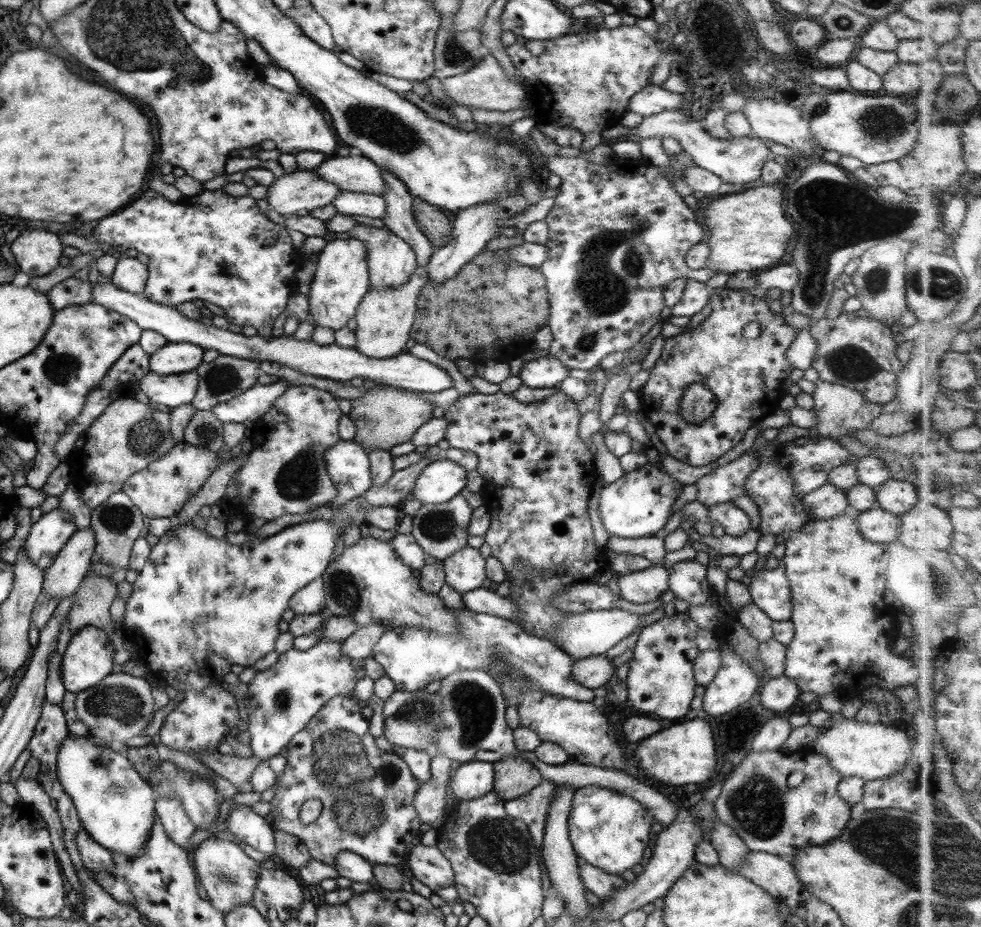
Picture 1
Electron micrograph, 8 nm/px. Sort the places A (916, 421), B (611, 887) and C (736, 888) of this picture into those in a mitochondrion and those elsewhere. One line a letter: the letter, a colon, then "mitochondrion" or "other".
A: other
B: other
C: other

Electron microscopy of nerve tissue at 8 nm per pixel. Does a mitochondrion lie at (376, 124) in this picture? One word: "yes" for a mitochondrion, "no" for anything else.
yes

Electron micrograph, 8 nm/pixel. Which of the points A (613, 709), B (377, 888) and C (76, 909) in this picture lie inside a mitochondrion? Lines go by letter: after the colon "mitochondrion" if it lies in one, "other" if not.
A: other
B: other
C: other

